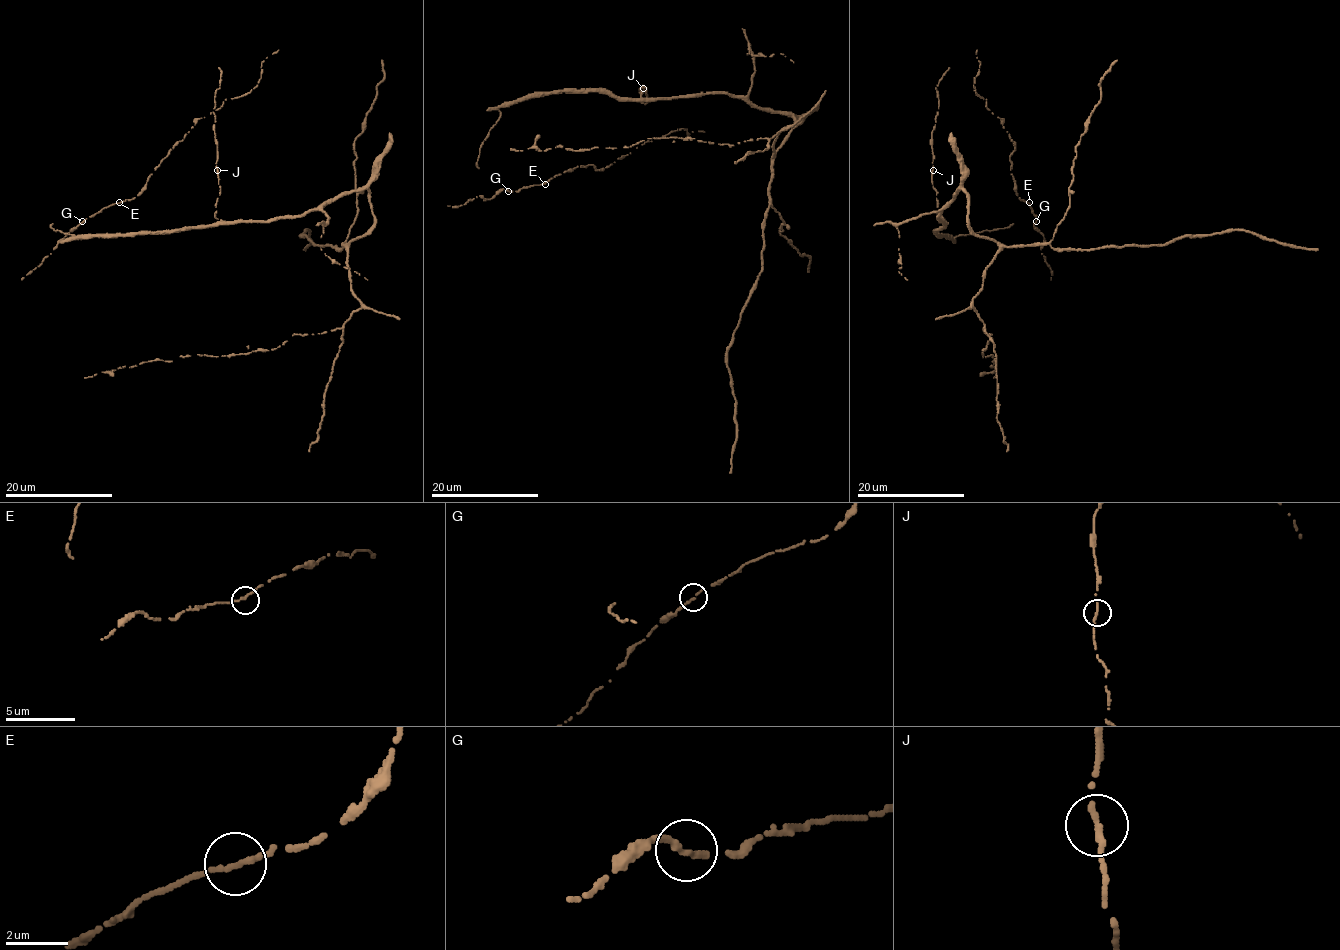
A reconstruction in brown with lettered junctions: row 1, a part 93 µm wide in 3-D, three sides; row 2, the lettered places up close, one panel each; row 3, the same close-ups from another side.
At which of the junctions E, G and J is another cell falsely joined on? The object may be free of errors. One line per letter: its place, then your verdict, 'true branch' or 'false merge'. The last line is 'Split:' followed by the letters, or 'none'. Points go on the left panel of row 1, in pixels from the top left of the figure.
E: place (119, 202); true branch
G: place (82, 221); true branch
J: place (217, 170); true branch
Split: none

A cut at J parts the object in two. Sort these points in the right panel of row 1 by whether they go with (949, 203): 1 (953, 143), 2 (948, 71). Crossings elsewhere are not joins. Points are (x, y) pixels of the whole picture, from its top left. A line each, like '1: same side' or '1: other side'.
1: same side
2: other side

